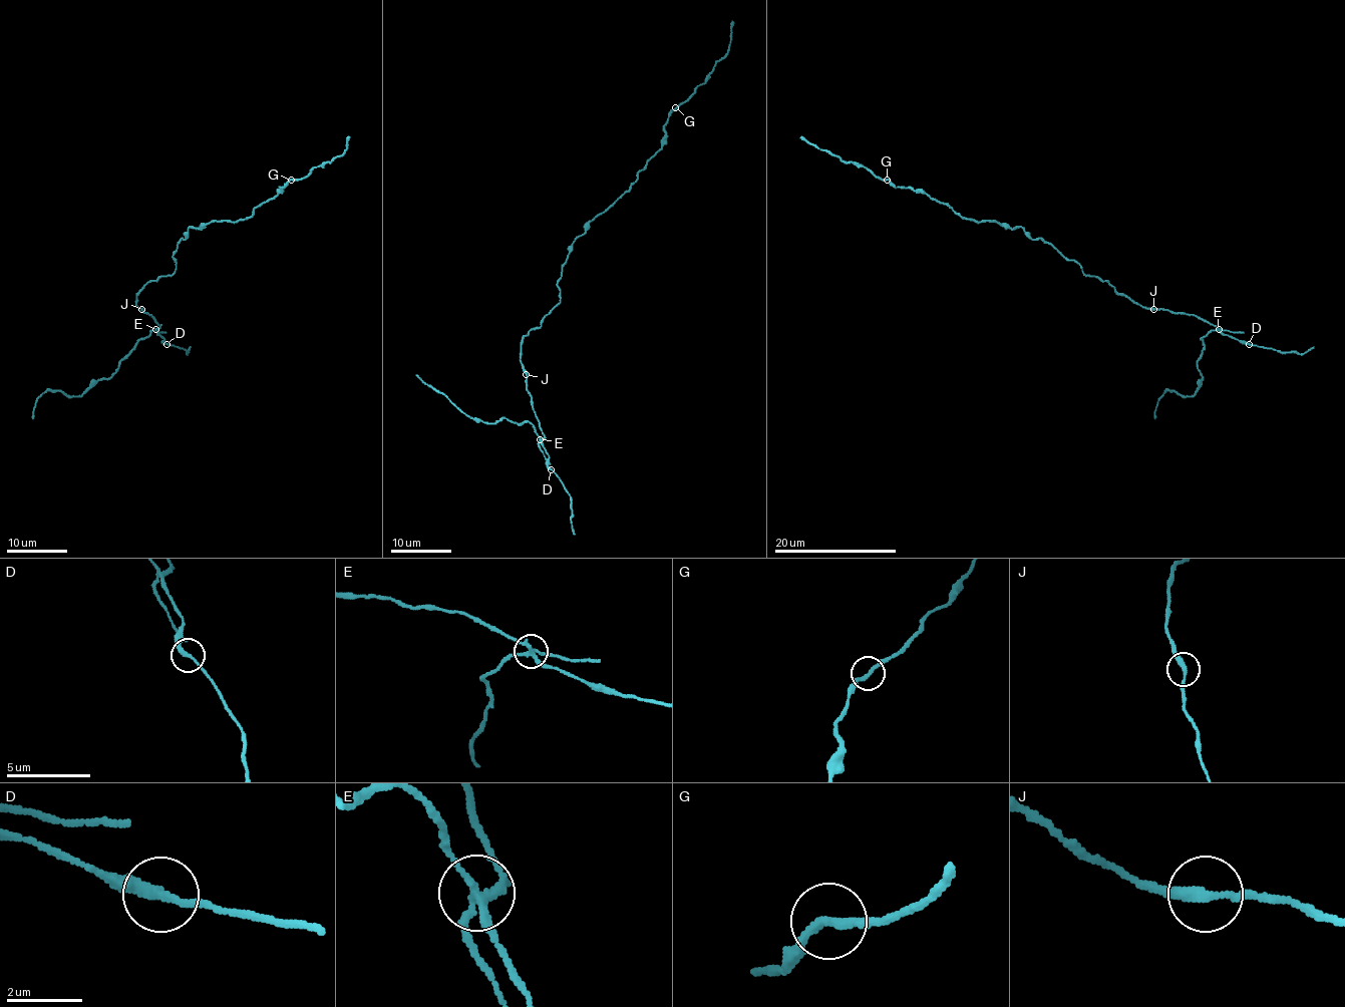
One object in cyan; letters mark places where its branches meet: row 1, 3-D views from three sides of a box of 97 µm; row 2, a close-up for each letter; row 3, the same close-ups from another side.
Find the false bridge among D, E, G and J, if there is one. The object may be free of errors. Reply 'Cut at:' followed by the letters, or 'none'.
Cut at: E

